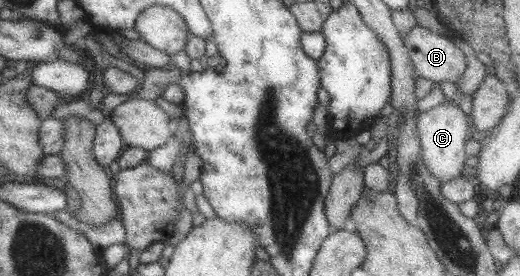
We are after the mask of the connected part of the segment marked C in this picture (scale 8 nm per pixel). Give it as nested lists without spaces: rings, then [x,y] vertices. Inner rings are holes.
[[[443,103],[437,107],[418,113],[416,119],[417,135],[419,136],[421,158],[425,168],[439,183],[455,179],[461,173],[464,162],[464,143],[469,136],[469,117],[453,103]]]

